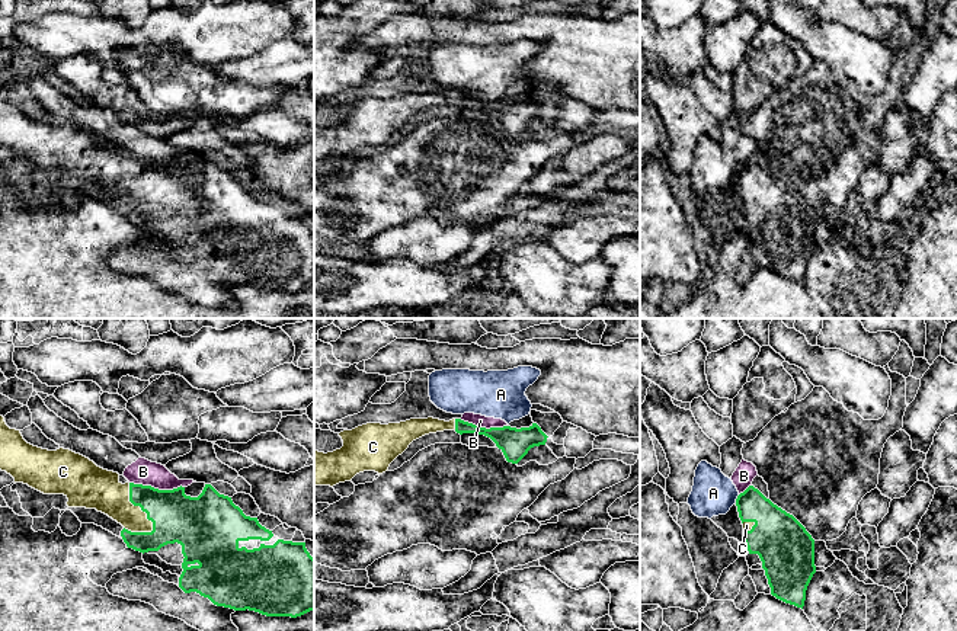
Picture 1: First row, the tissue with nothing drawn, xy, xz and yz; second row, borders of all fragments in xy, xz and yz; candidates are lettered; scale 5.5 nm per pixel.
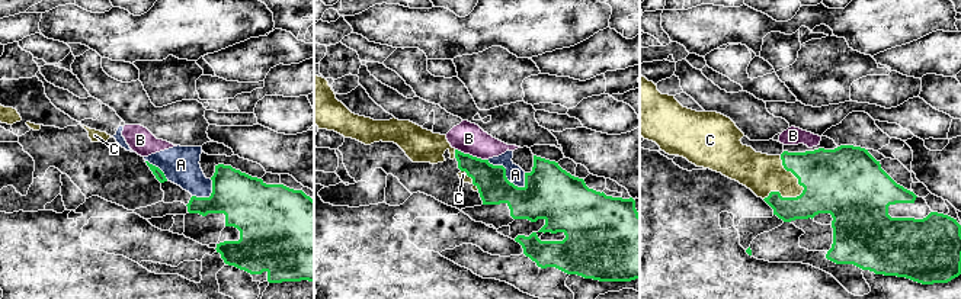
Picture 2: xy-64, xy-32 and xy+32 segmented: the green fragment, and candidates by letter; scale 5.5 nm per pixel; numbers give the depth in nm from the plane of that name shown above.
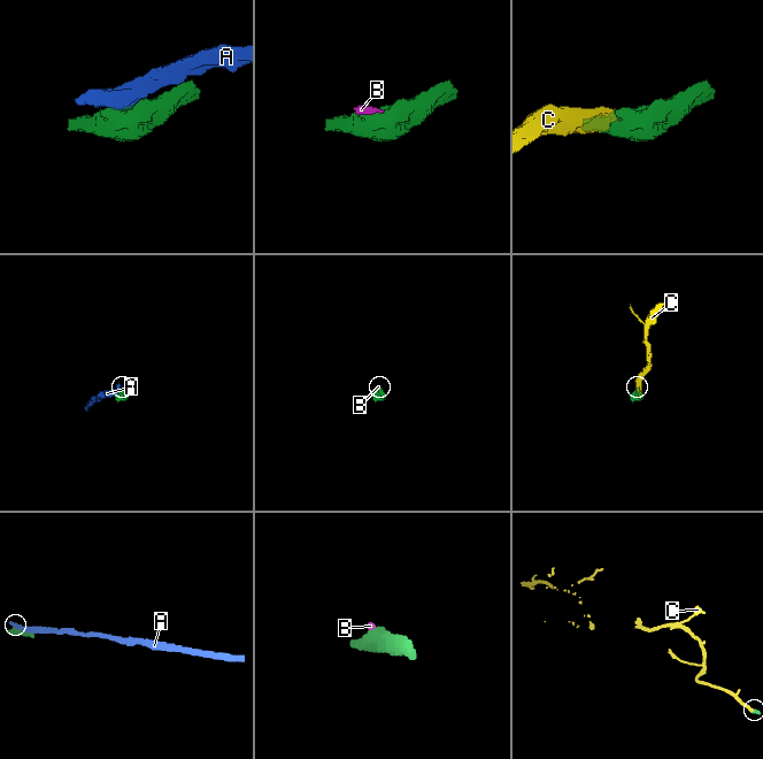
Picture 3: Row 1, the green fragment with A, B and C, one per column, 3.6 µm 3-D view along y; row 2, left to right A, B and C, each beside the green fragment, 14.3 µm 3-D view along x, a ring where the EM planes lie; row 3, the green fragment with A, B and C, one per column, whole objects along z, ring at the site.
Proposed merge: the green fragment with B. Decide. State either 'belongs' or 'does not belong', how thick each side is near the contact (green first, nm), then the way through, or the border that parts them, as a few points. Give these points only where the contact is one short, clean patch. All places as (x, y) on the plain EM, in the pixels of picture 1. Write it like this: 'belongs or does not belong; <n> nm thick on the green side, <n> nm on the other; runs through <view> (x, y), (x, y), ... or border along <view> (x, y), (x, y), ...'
does not belong; 280 nm thick on the green side, 140 nm on the other; border along xy (130, 156), (159, 163), (183, 162)

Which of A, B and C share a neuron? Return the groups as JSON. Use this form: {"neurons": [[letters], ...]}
{"neurons": [["A", "B"], ["C"]]}

